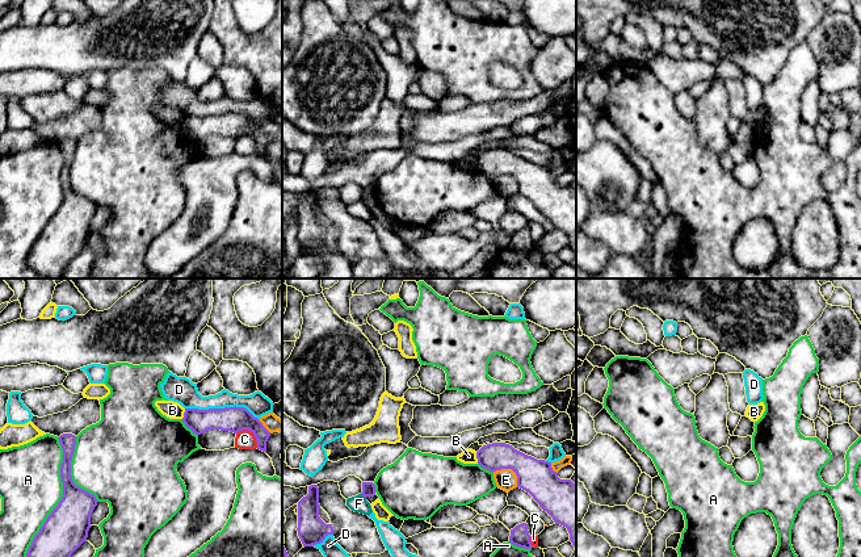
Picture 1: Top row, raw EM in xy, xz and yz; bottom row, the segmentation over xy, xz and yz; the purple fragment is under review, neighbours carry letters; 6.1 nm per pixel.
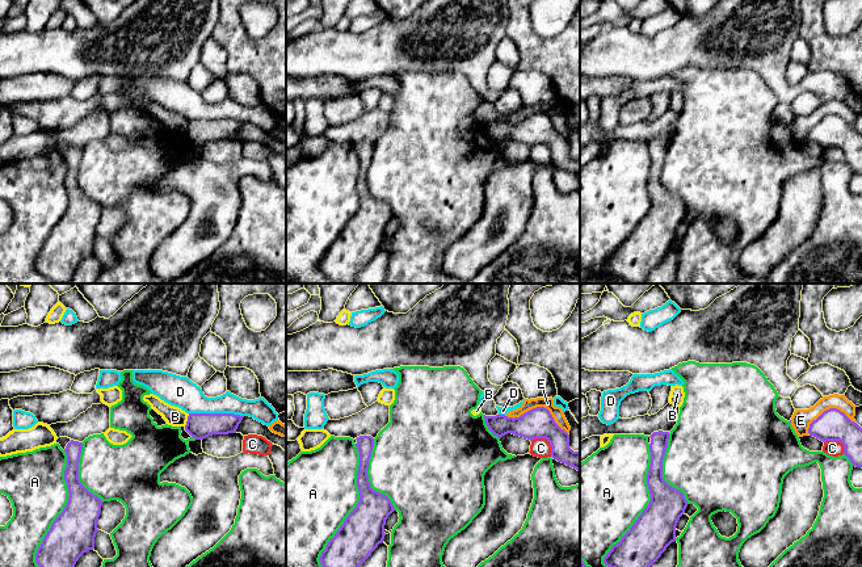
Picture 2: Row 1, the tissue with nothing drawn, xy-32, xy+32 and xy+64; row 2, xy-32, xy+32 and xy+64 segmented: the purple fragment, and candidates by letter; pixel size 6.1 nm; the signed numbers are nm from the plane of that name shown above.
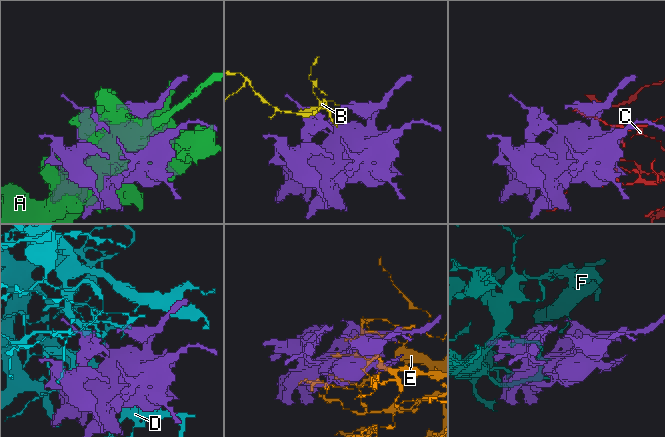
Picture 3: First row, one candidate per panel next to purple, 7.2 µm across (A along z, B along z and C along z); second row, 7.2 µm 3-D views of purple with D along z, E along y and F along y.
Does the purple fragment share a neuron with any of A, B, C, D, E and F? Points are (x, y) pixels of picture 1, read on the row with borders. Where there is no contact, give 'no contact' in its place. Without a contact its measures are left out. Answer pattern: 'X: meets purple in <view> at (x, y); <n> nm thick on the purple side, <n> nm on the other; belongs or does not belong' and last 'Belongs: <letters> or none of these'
A: meets purple in xy at (62, 497); 280 nm thick on the purple side, 380 nm on the other; does not belong
B: meets purple in xz at (477, 457); 170 nm thick on the purple side, 90 nm on the other; does not belong
C: meets purple in xy at (251, 431); 160 nm thick on the purple side, 120 nm on the other; does not belong
D: meets purple in xy at (222, 409); 160 nm thick on the purple side, 150 nm on the other; does not belong
E: meets purple in xz at (511, 468); 220 nm thick on the purple side, 130 nm on the other; does not belong
F: meets purple in xz at (362, 494); 80 nm thick on the purple side, 110 nm on the other; does not belong
Belongs: none of these

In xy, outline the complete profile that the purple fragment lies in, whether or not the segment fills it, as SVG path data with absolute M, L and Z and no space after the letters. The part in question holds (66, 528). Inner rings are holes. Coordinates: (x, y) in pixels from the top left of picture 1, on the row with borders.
M63 434L59 437L63 449L60 478L63 497L34 536L26 557L71 557L88 537L91 515L97 506L93 494L76 486L71 477L71 461L76 436Z

